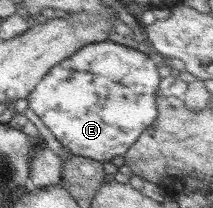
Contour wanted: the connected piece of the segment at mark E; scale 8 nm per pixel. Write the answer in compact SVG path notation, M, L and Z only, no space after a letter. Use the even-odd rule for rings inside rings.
M109 40L90 43L47 70L25 98L27 108L39 118L69 156L80 156L103 164L113 157L123 156L157 117L155 92L160 79L157 69L148 55L133 48Z

